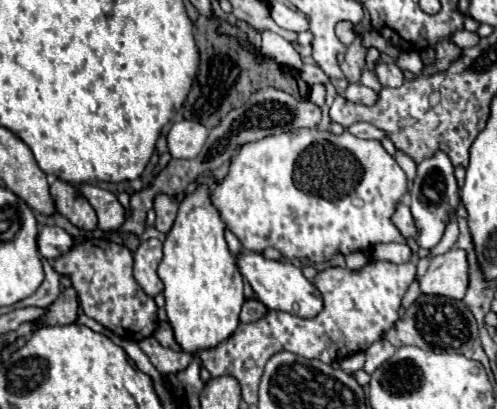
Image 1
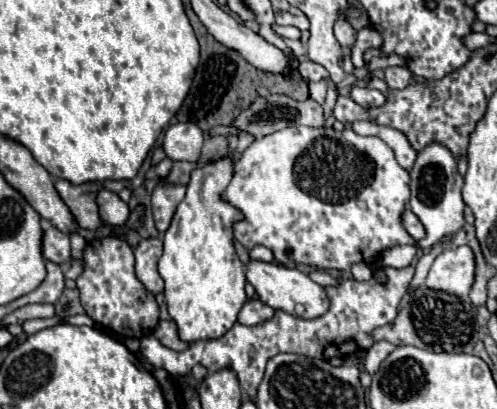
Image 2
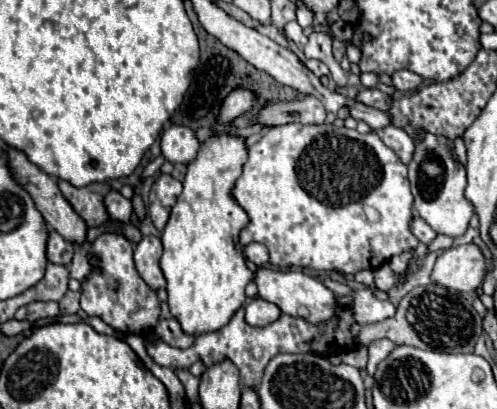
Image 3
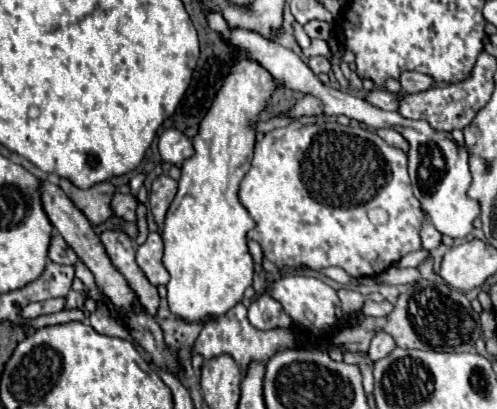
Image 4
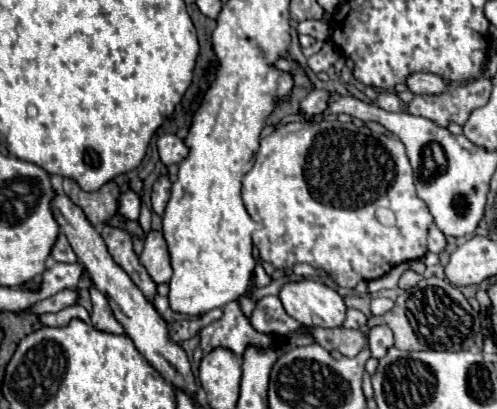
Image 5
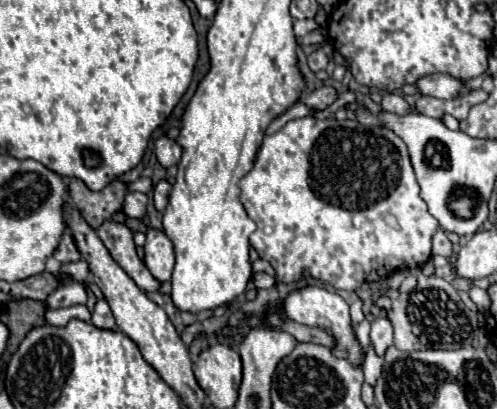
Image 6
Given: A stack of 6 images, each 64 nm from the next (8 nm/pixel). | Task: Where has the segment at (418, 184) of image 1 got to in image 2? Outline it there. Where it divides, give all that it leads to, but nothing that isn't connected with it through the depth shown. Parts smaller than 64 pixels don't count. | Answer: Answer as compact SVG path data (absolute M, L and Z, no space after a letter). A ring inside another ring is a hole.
M428 144L418 152L418 158L410 170L410 208L426 226L426 238L417 242L422 250L430 248L444 236L456 234L464 226L464 210L466 202L462 200L462 184L464 178L458 172L456 158L442 144Z

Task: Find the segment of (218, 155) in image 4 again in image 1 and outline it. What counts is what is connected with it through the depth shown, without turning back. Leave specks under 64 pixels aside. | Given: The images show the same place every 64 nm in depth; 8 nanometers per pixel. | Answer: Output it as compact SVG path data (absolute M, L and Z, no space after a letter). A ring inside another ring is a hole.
M204 172L196 178L196 182L198 182L196 190L192 194L186 194L186 198L180 202L174 226L170 228L164 240L164 258L158 264L158 276L164 282L166 314L174 328L176 342L182 346L184 352L198 352L204 348L212 348L230 338L232 332L238 328L238 316L244 304L244 278L238 270L236 256L228 250L224 238L226 224L220 218L218 208L210 200L210 188L212 184L216 184L216 178L210 172Z

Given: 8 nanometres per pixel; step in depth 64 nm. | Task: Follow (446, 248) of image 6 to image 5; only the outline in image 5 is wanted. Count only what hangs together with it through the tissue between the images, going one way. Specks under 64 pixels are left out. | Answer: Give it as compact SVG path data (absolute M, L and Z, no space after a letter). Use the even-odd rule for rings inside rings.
M432 226L430 232L428 232L428 250L436 252L436 254L446 250L446 238L444 238L444 234L436 226Z

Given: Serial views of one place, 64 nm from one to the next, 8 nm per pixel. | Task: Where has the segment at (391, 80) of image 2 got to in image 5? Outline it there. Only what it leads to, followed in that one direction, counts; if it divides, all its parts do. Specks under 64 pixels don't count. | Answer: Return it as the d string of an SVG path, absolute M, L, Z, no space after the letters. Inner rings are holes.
M412 74L408 80L406 80L408 88L414 92L414 94L440 94L440 92L446 92L448 88L448 82L436 74Z

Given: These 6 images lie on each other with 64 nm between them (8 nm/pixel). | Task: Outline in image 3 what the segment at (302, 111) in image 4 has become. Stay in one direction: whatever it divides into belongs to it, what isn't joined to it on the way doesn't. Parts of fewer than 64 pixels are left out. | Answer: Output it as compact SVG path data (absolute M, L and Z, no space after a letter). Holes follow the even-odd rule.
M306 96L294 102L272 102L260 114L258 122L266 126L282 126L290 122L300 124L322 124L326 118L326 110L320 100L314 96Z

